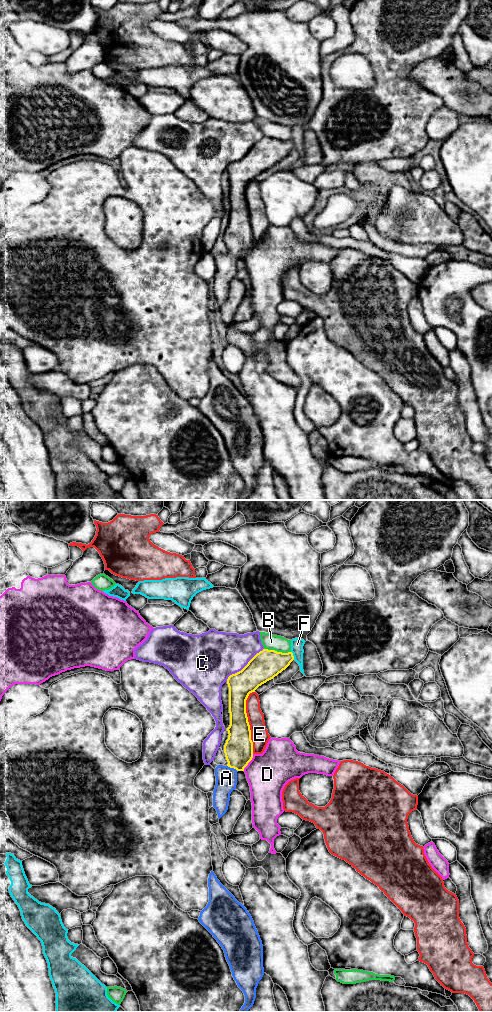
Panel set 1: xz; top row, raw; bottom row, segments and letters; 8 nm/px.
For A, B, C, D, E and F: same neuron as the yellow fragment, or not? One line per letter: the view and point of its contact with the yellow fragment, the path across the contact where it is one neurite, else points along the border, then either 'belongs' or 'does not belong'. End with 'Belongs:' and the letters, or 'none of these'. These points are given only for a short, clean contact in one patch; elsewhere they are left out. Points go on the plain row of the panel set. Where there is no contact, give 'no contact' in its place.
A: meets yellow in xz at (232, 255); runs through xz (238, 237), (238, 247), (232, 255), (226, 266); belongs
B: meets yellow in xz at (276, 139); does not belong
C: meets yellow in xz at (244, 155); does not belong
D: meets yellow in xz at (249, 249); does not belong
E: meets yellow in xz at (248, 210); does not belong
F: meets yellow in xz at (292, 143); does not belong
Belongs: A

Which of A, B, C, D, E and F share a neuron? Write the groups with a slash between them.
A / B / C / D / E / F

